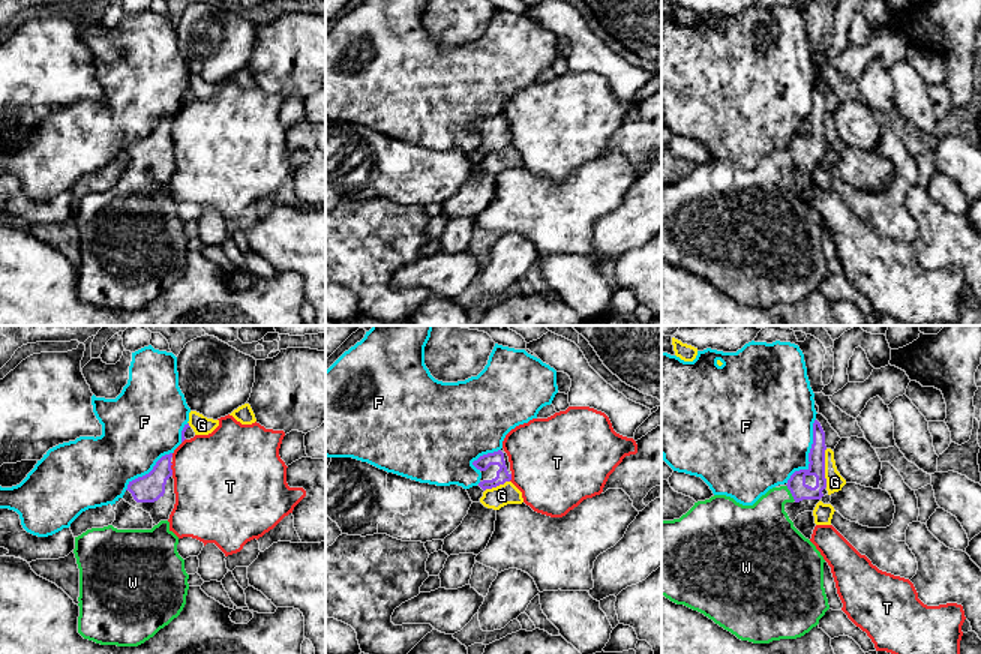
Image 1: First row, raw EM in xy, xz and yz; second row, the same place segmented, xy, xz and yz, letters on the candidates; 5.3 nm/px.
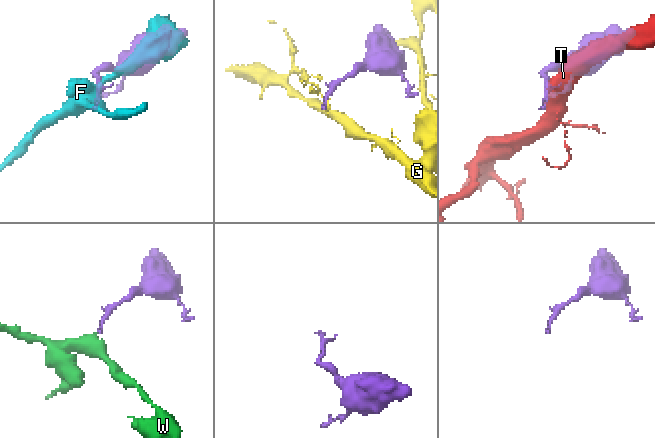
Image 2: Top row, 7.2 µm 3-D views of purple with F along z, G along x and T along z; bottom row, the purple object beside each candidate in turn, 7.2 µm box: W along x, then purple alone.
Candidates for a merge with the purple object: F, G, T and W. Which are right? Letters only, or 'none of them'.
W

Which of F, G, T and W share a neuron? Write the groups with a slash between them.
F / G / T / W

